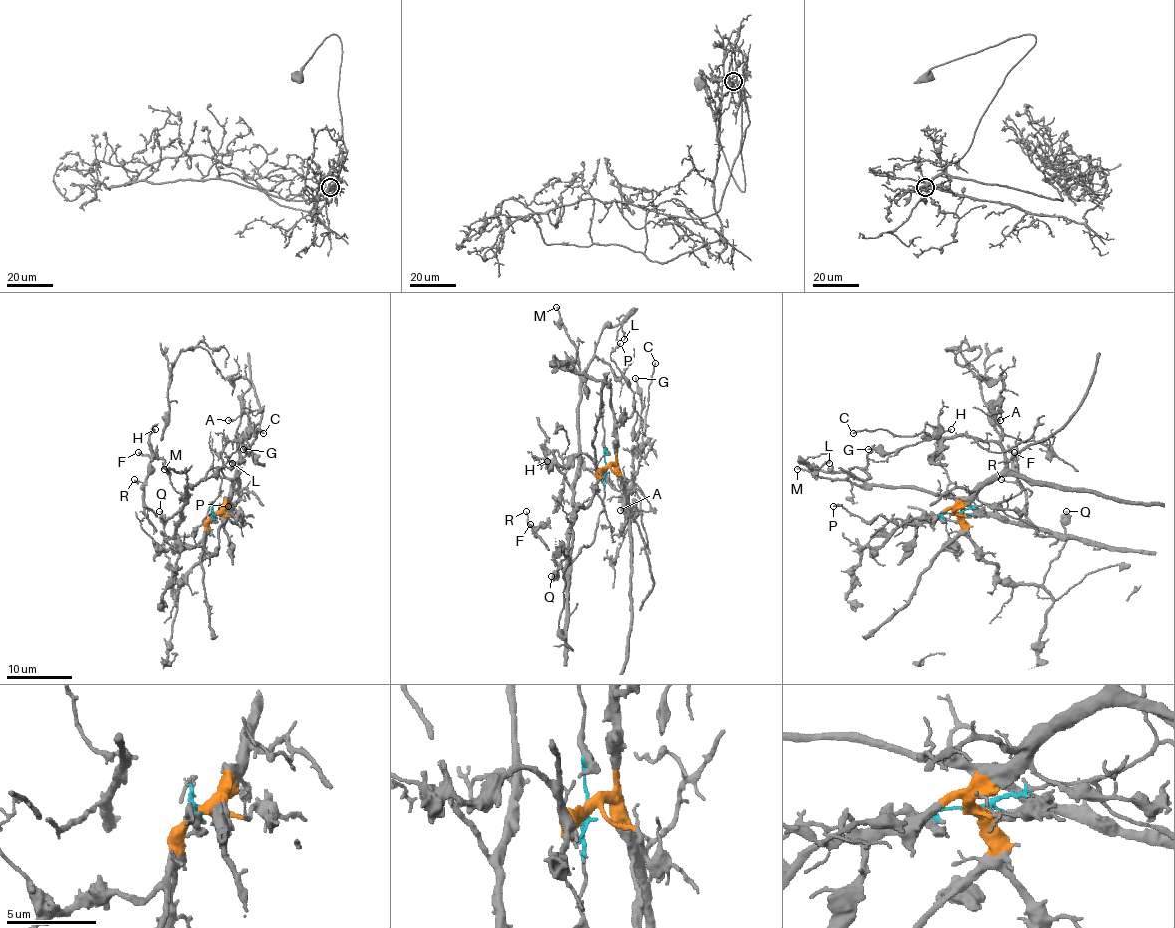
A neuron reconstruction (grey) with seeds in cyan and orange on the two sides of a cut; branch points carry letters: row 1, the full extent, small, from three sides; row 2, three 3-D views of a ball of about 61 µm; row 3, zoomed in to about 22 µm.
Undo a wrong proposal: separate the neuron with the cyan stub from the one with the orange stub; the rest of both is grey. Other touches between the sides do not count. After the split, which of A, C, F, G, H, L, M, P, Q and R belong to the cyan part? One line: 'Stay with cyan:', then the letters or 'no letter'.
Stay with cyan: F, H, L, M, R

